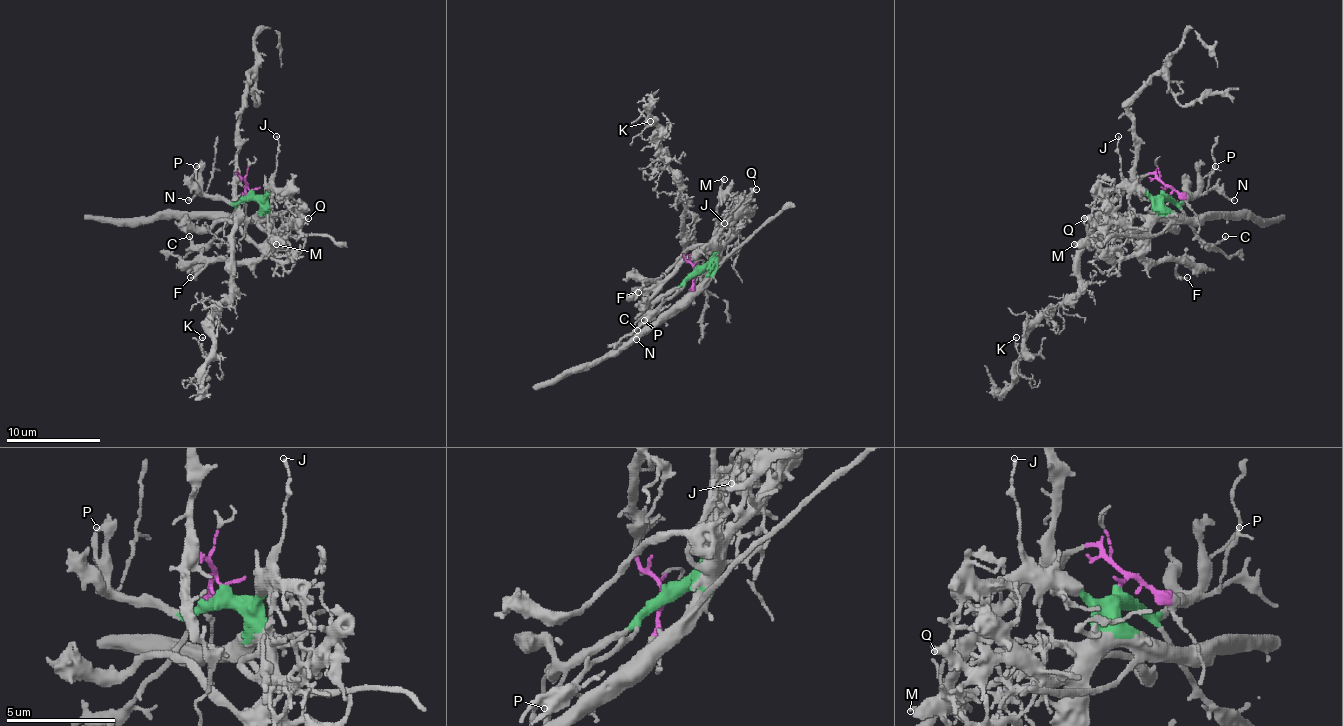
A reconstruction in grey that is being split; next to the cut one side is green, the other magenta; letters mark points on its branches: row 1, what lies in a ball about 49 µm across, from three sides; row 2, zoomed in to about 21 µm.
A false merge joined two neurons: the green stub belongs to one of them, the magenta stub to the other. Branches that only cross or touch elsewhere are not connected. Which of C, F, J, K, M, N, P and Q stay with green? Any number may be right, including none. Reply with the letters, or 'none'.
C, F, J, M, N, P, Q

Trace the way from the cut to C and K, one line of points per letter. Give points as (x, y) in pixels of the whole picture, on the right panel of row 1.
C: (1164, 191), (1185, 221), (1208, 245), (1225, 236)
K: (1164, 191), (1152, 174), (1140, 174), (1098, 221), (1079, 257), (1077, 292), (1032, 325), (1020, 356), (1015, 337)

